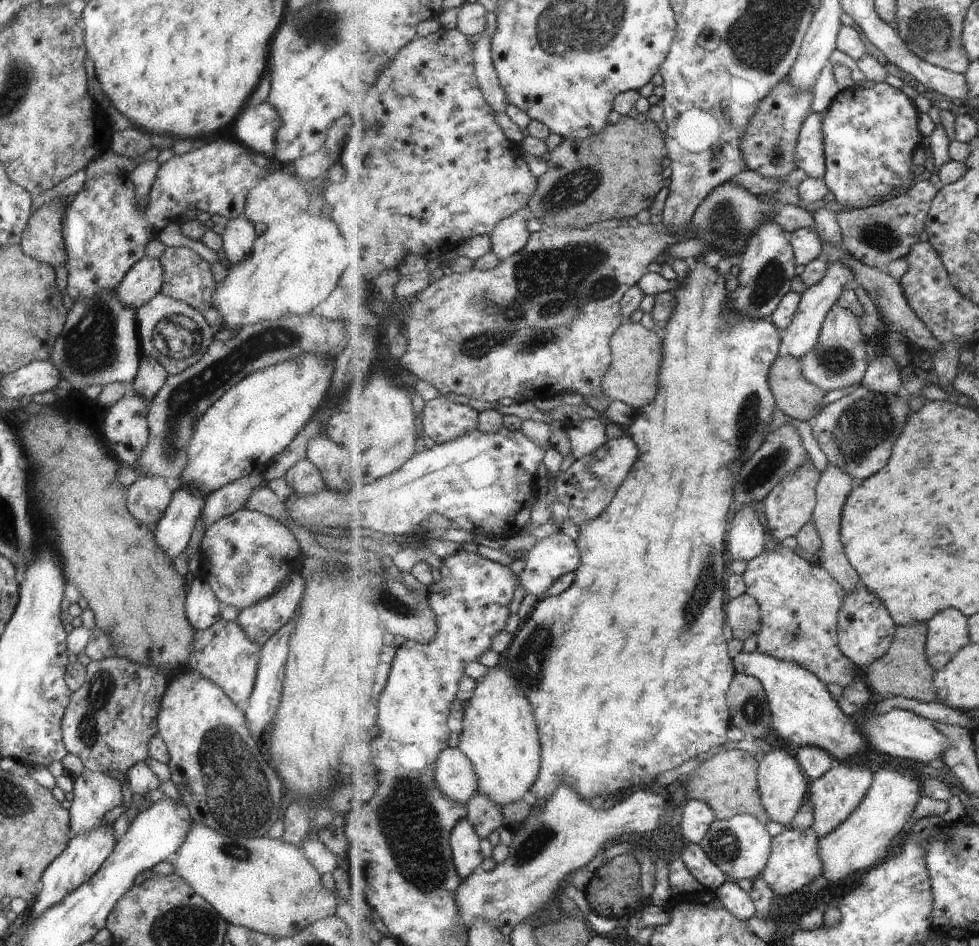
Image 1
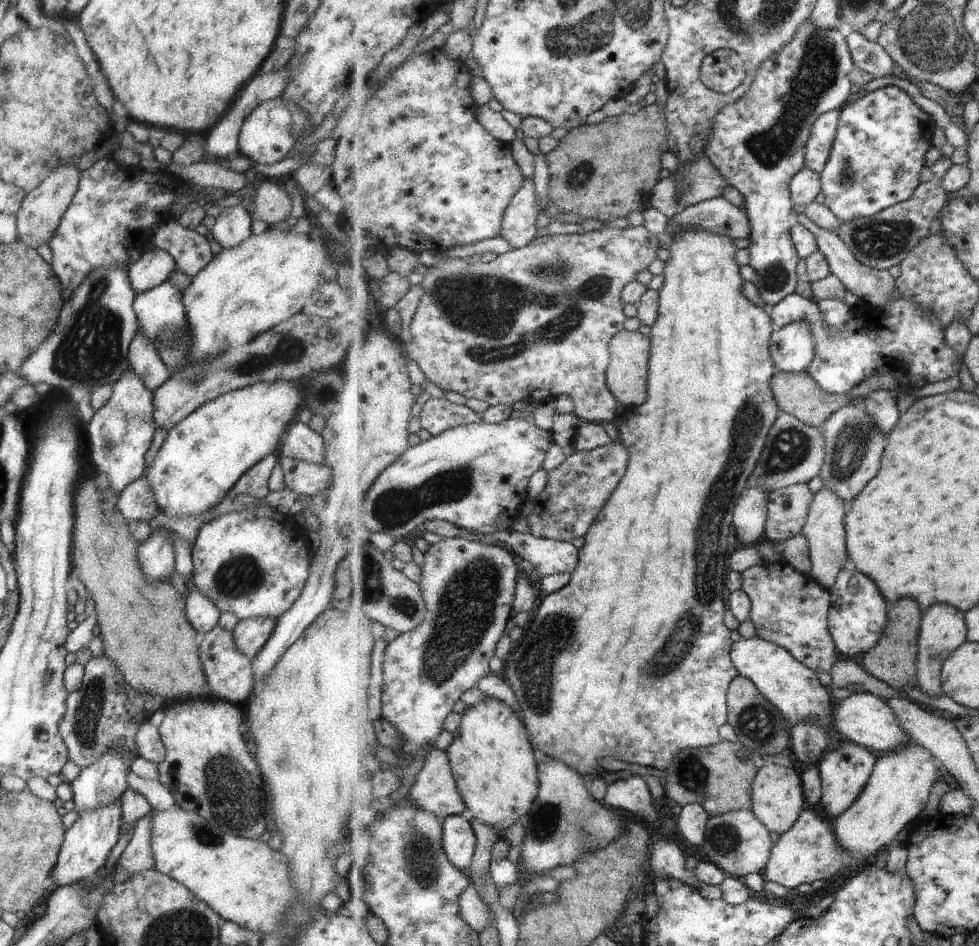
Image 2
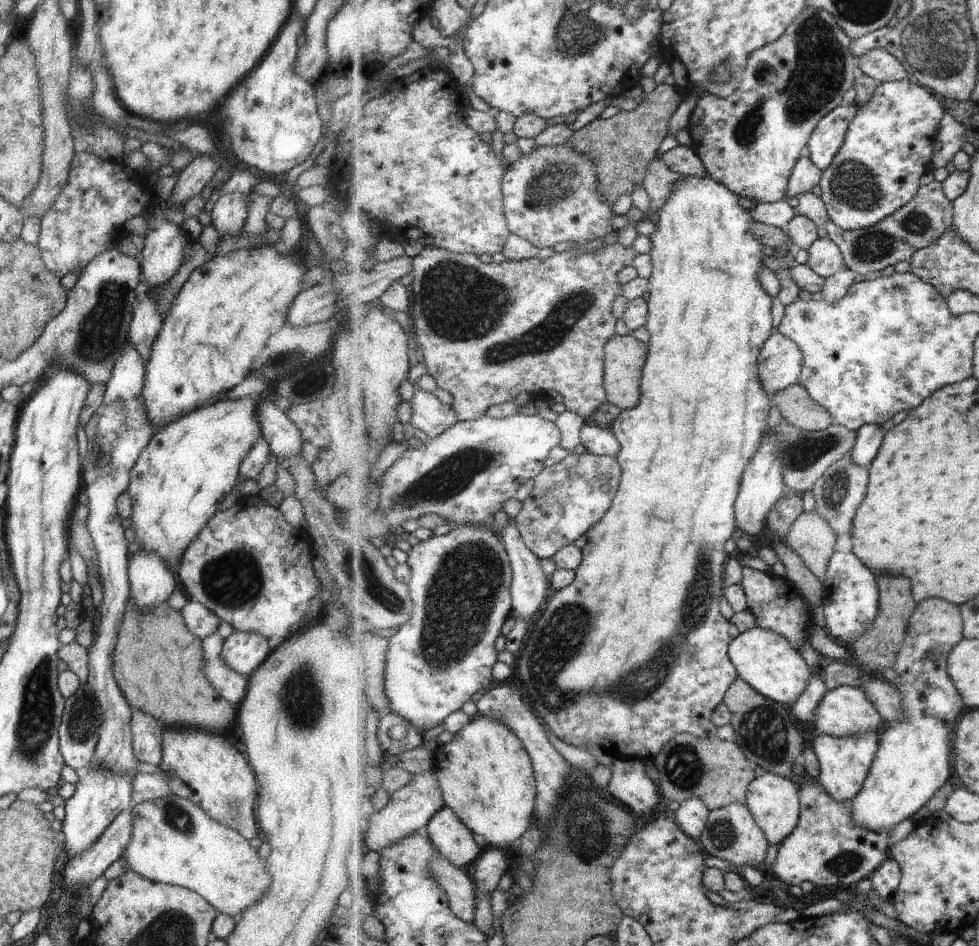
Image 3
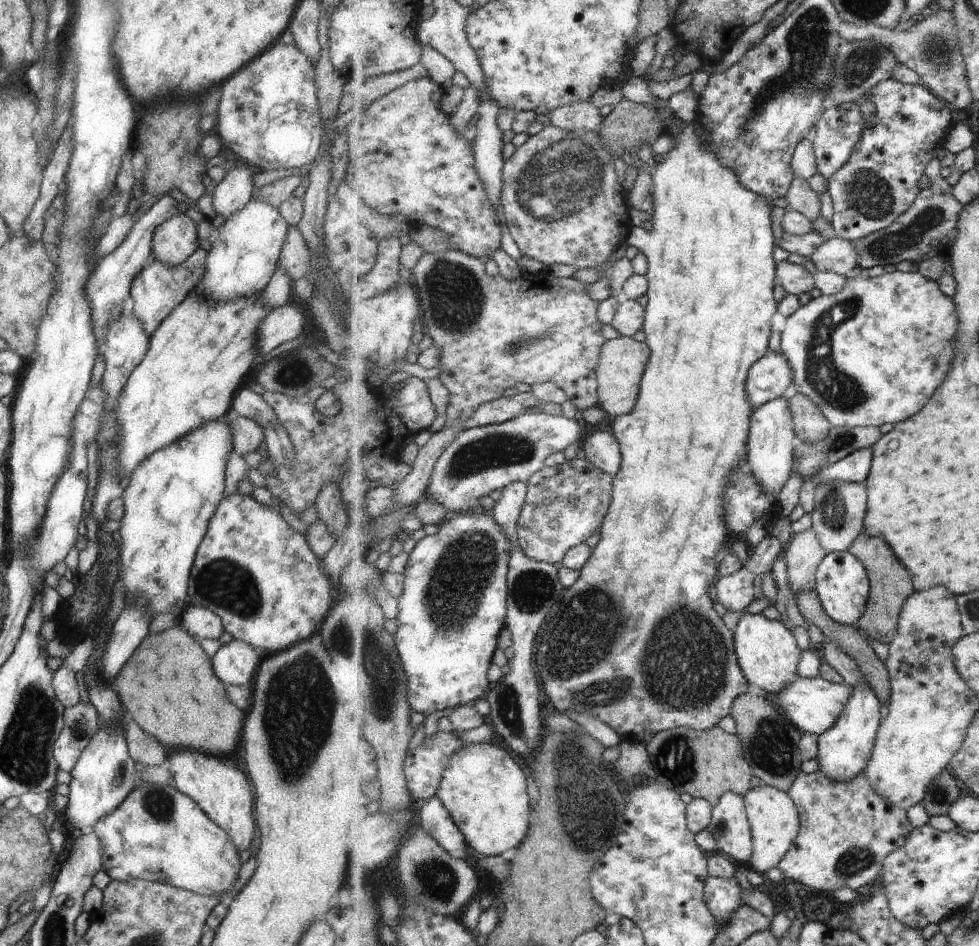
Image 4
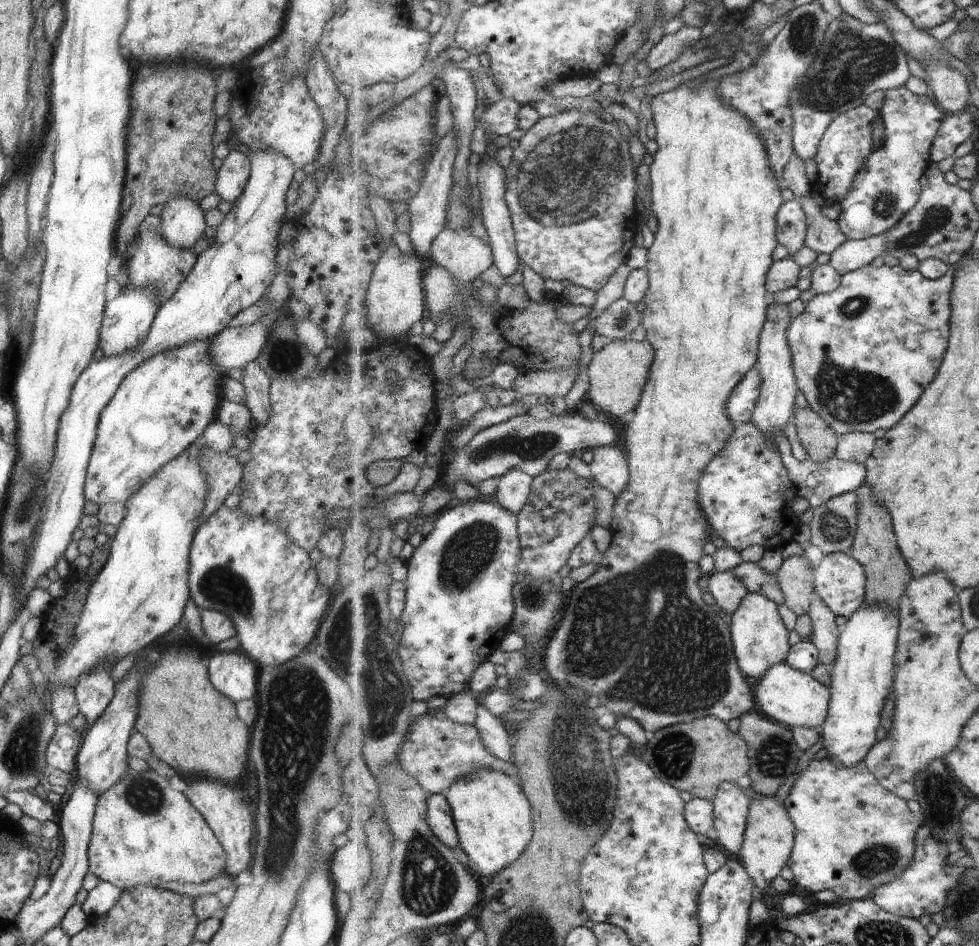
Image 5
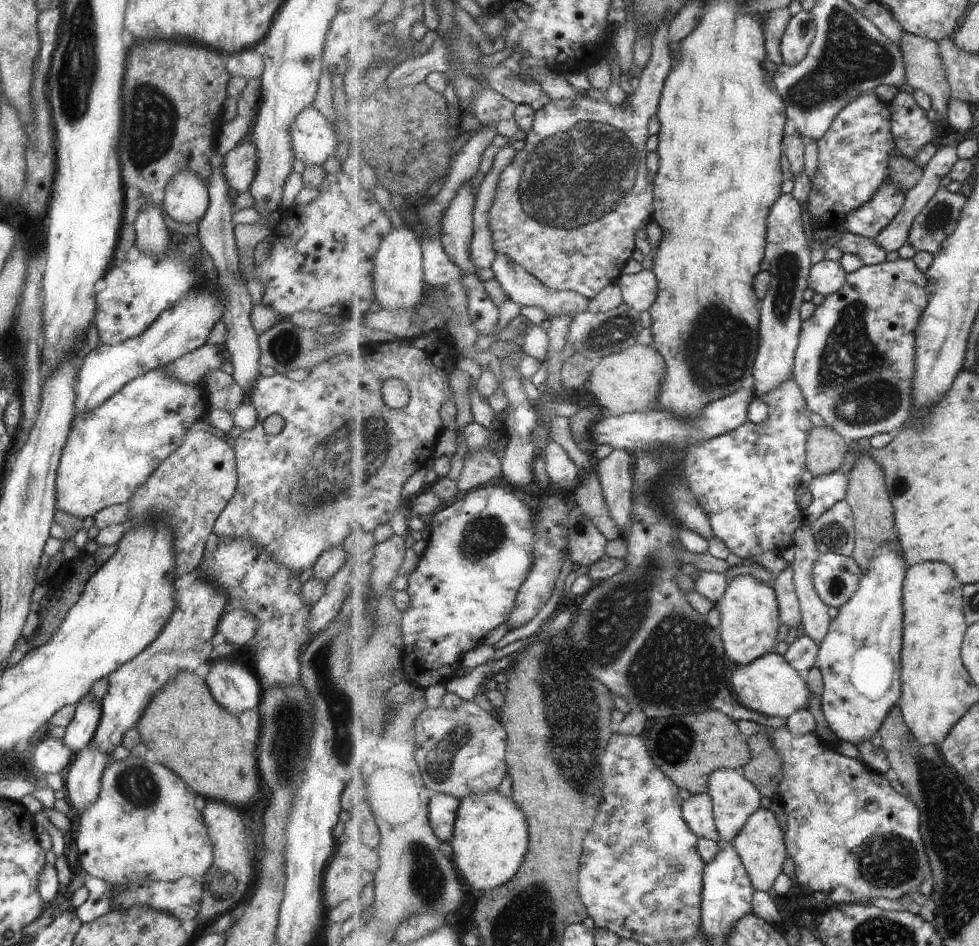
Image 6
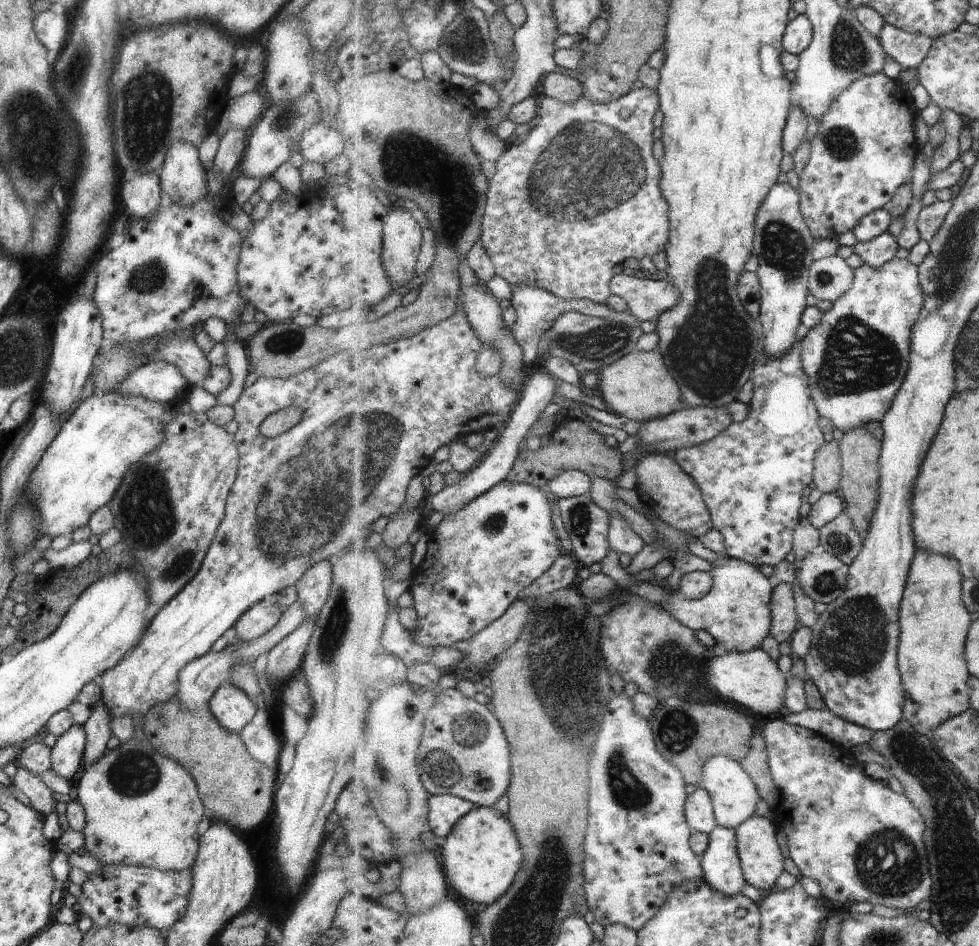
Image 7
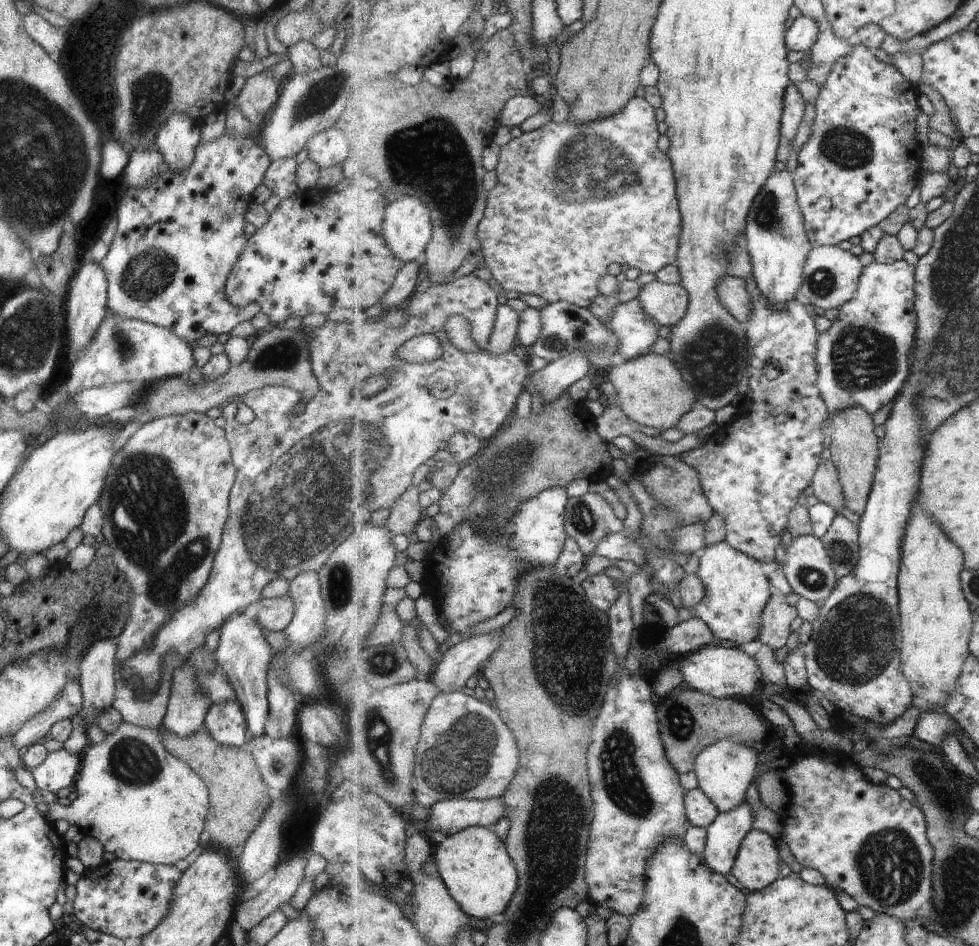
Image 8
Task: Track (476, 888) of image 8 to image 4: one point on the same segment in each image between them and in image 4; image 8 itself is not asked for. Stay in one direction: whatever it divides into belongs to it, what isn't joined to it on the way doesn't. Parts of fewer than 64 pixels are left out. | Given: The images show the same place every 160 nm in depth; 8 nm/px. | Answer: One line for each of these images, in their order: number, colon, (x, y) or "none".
4: (485, 790)
5: (492, 812)
6: (491, 837)
7: (480, 858)

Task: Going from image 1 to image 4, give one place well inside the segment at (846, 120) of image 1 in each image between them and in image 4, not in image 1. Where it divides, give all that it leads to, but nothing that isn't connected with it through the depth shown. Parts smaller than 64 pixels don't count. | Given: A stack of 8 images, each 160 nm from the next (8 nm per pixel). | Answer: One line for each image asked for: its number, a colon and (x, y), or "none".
2: (880, 148)
3: (889, 145)
4: (880, 182)

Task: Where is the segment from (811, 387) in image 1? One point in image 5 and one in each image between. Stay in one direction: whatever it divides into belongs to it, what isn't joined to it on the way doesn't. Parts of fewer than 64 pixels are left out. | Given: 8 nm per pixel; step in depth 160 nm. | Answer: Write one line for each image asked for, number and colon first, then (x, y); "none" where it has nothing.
2: (799, 394)
3: (797, 406)
4: (811, 425)
5: (820, 440)

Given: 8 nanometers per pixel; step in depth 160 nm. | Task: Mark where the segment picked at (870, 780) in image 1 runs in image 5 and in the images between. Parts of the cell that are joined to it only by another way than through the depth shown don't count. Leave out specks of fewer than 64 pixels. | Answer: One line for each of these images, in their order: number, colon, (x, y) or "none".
2: (845, 771)
3: (845, 762)
4: (844, 751)
5: (863, 675)

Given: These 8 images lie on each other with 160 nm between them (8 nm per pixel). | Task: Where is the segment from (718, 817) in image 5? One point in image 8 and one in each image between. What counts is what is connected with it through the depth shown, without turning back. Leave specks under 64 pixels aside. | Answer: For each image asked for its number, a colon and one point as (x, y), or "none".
6: (736, 799)
7: (735, 795)
8: (725, 770)

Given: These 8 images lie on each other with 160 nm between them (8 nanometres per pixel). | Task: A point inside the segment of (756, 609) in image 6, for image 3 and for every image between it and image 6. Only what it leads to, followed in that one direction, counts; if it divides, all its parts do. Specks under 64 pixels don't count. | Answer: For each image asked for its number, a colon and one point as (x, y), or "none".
3: (766, 660)
4: (768, 654)
5: (761, 639)

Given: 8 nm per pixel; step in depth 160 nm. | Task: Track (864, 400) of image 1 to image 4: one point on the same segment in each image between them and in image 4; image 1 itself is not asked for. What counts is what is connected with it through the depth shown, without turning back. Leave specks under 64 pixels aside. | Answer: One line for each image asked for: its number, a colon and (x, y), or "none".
2: (855, 446)
3: (839, 493)
4: (840, 509)

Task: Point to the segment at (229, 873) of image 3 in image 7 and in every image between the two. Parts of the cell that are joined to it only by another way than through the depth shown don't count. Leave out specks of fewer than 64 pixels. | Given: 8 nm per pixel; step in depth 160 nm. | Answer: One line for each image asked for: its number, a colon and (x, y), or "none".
4: (157, 833)
5: (143, 831)
6: (143, 825)
7: (140, 809)

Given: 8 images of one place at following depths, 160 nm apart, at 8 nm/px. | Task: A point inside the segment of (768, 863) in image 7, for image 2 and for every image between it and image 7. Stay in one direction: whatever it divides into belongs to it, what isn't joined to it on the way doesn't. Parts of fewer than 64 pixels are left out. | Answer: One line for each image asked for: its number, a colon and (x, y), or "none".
2: (779, 799)
3: (775, 801)
4: (775, 822)
5: (771, 834)
6: (762, 847)

